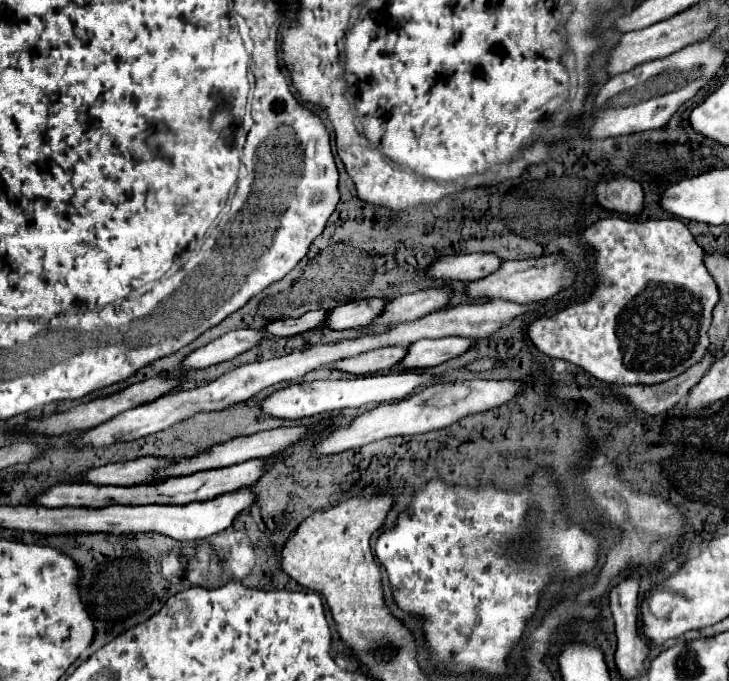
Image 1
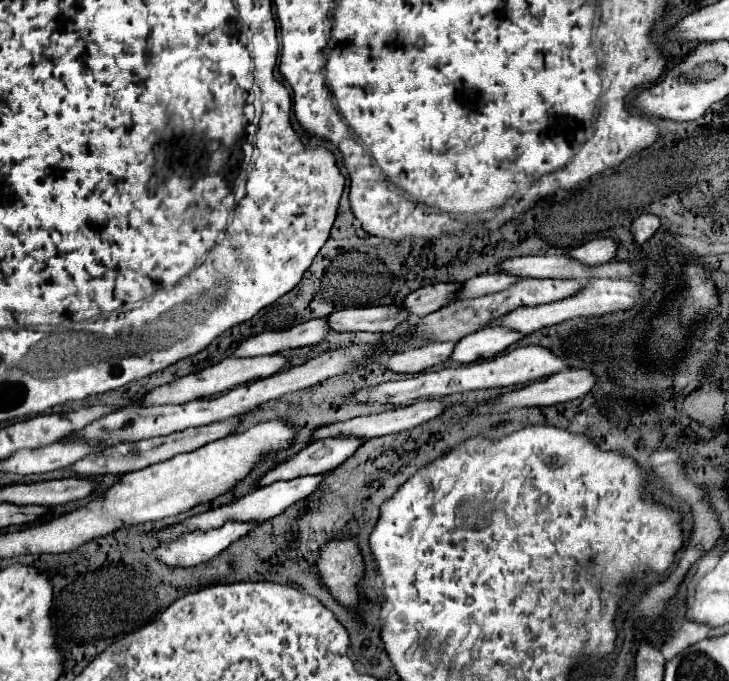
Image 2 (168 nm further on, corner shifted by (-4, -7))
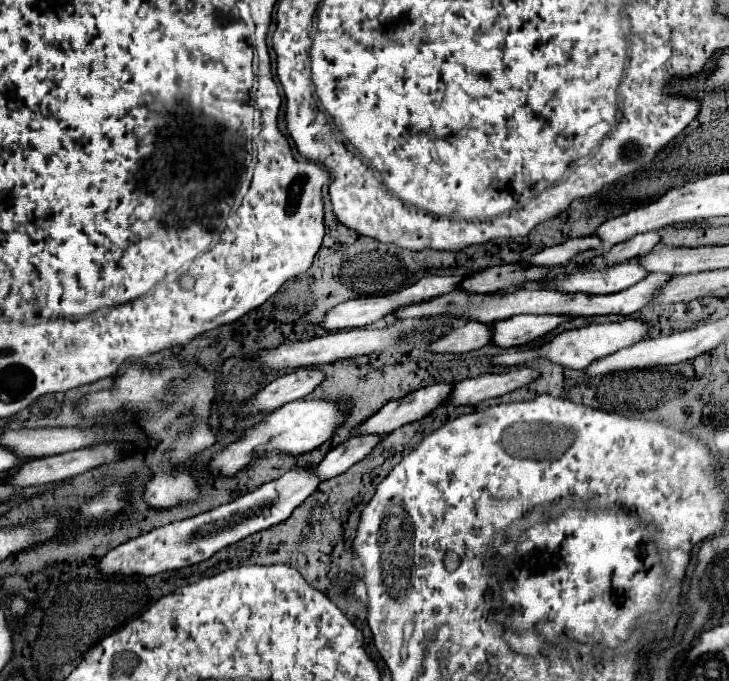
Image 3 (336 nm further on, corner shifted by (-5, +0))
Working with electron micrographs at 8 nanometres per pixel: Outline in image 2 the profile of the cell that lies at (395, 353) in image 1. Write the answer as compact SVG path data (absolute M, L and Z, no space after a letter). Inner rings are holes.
M438 342L438 344L426 344L416 350L408 350L402 354L394 354L384 366L392 372L408 372L408 374L418 374L424 372L432 366L448 362L454 350L454 342Z

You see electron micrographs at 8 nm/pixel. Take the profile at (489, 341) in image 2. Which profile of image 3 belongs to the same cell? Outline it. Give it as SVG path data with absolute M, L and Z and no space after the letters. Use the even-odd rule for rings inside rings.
M517 315L501 321L493 321L489 327L493 329L491 343L495 347L521 347L529 345L545 333L553 331L559 323L567 321L567 317L559 315Z

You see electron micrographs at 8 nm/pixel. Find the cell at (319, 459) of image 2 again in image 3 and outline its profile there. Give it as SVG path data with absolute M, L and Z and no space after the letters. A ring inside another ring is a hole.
M441 383L441 387L431 389L423 387L417 389L415 393L409 393L407 397L389 401L385 407L381 407L373 417L369 417L369 421L365 421L365 425L359 425L351 431L351 437L363 437L365 433L377 433L377 435L389 435L391 431L395 431L397 427L403 427L411 421L419 421L421 417L425 417L427 413L431 413L433 409L437 409L441 405L441 401L445 399L445 393L451 393L453 385Z

